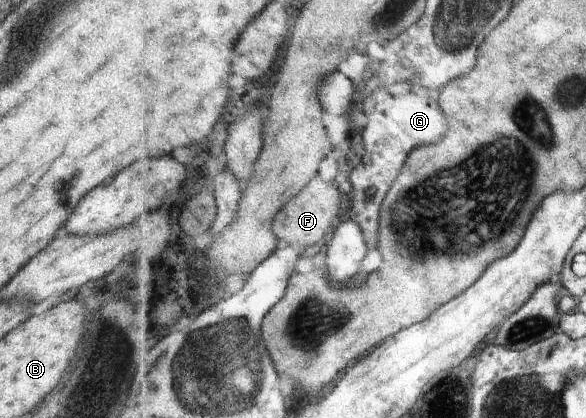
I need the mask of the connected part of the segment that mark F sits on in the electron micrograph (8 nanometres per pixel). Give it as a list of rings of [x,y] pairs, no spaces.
[[[322,177],[314,179],[310,183],[310,187],[306,187],[300,197],[296,197],[284,209],[284,213],[280,213],[280,217],[276,217],[276,235],[282,241],[288,243],[296,243],[296,245],[318,245],[322,243],[328,233],[332,233],[338,226],[338,217],[342,211],[342,191],[338,187],[338,183],[328,183]]]

